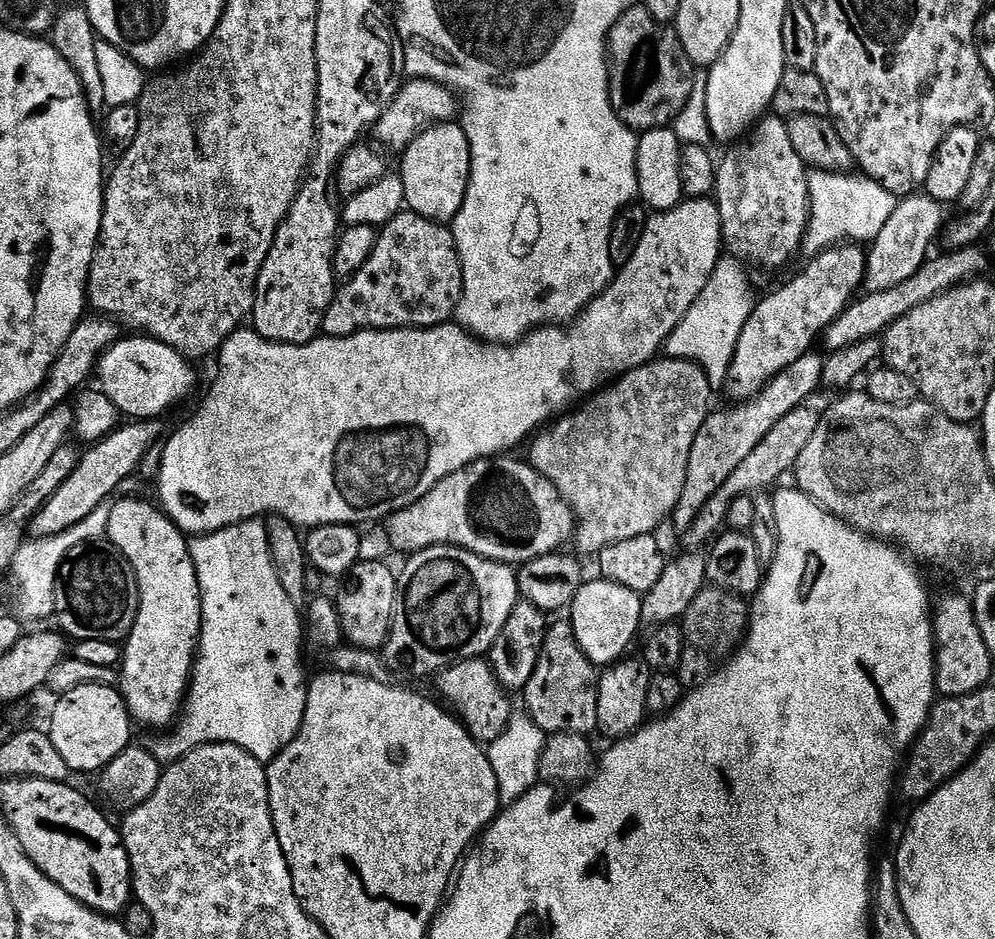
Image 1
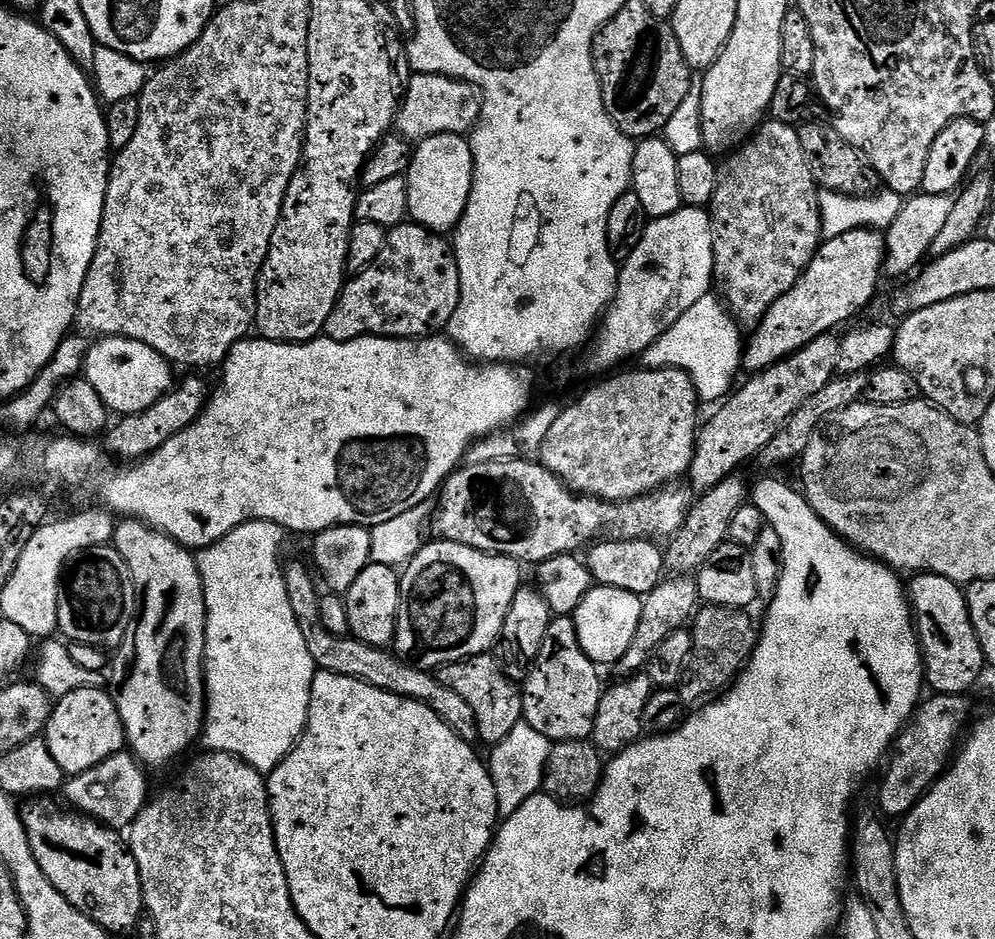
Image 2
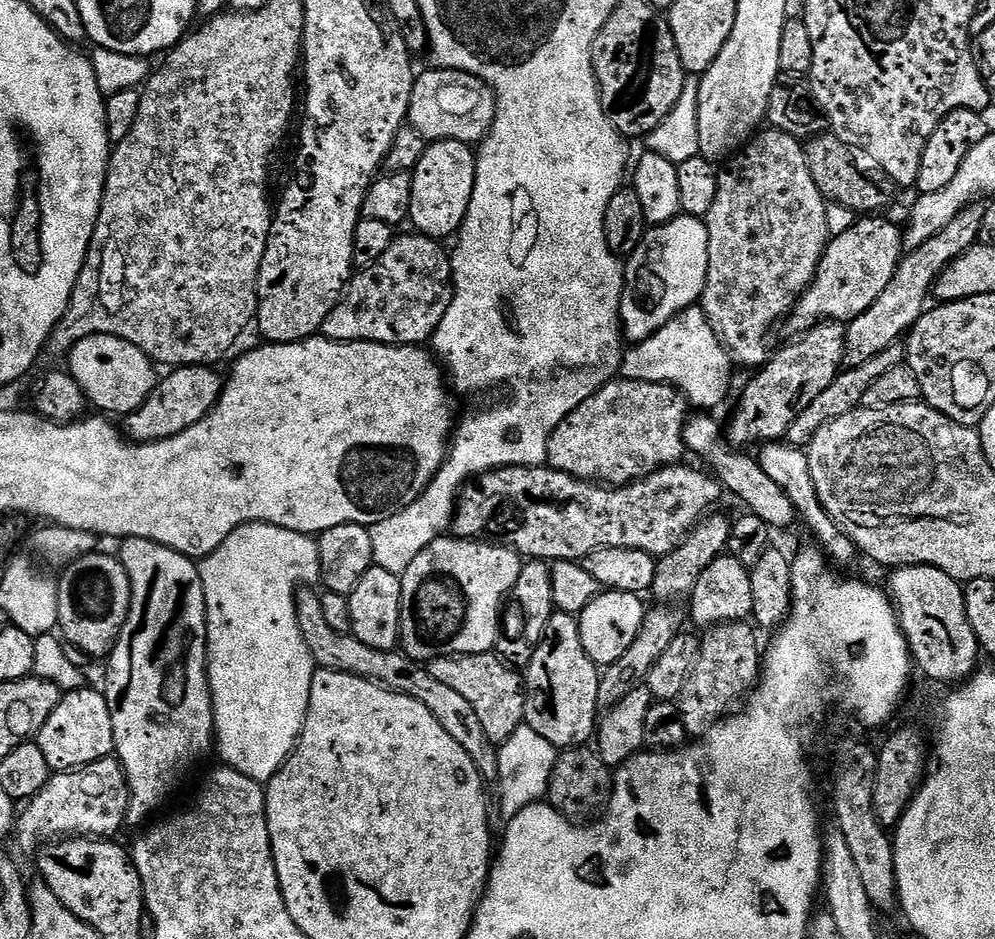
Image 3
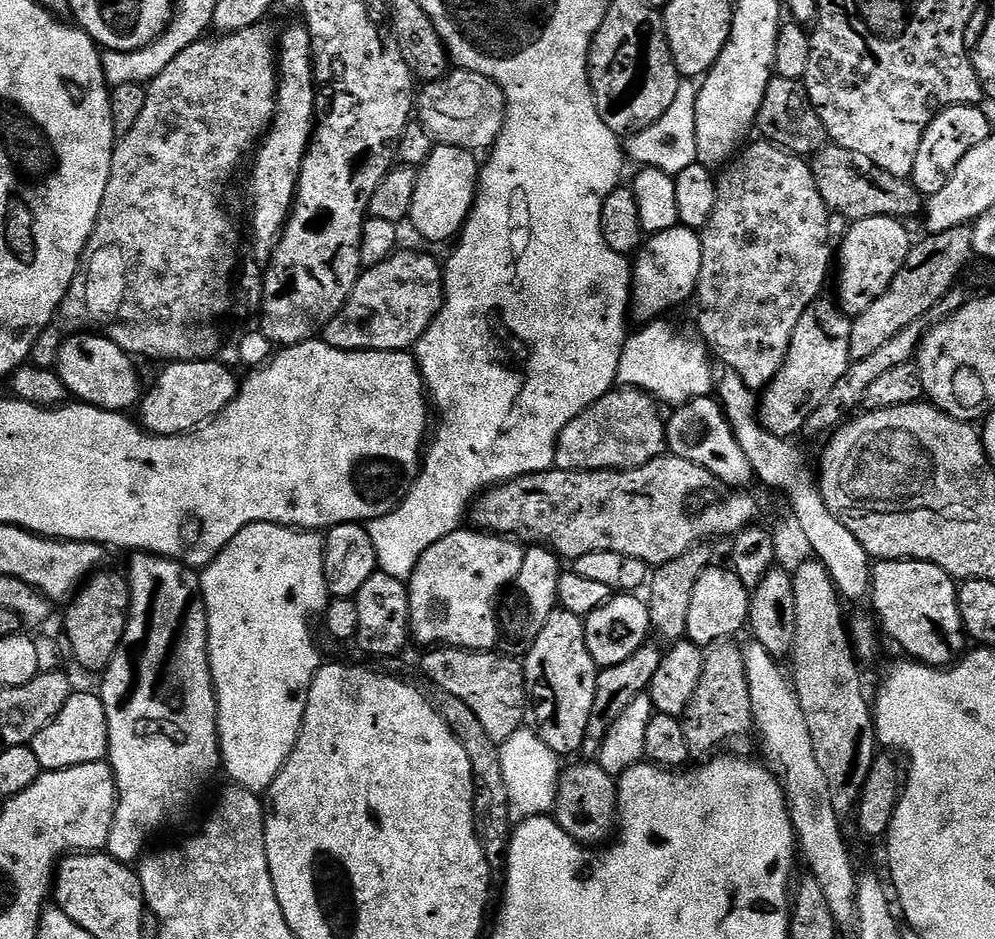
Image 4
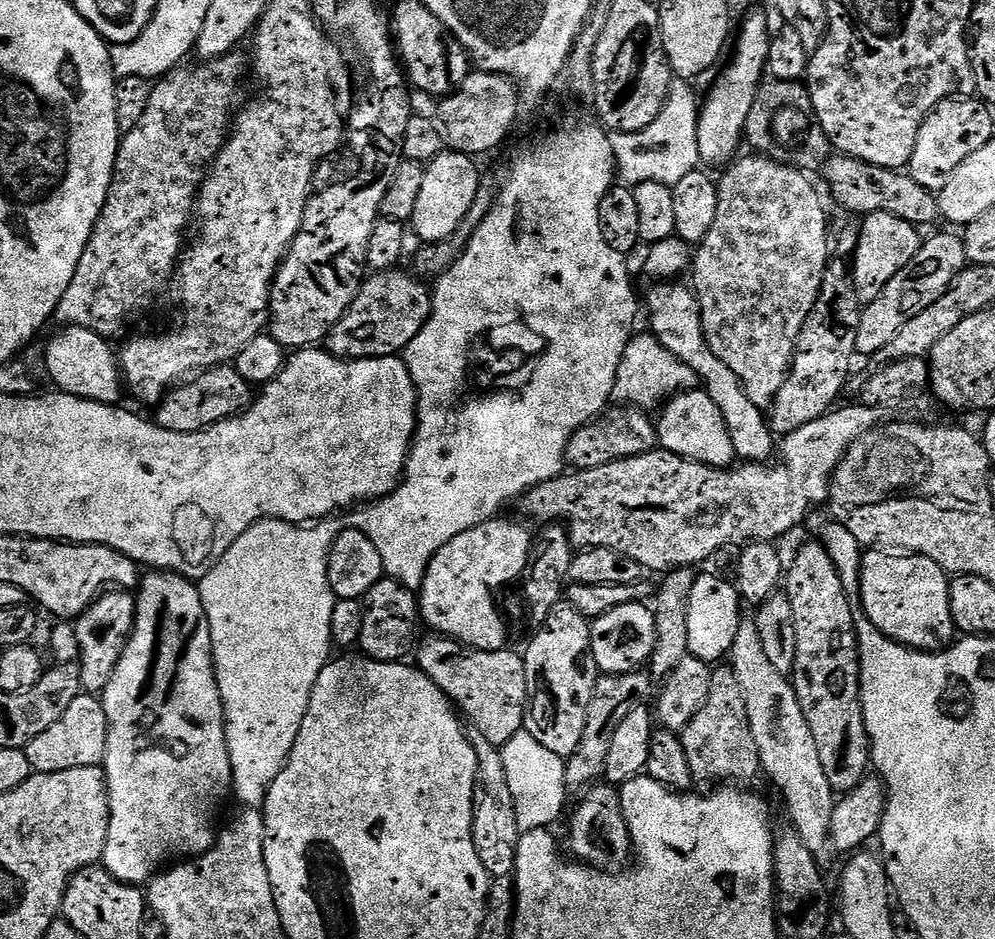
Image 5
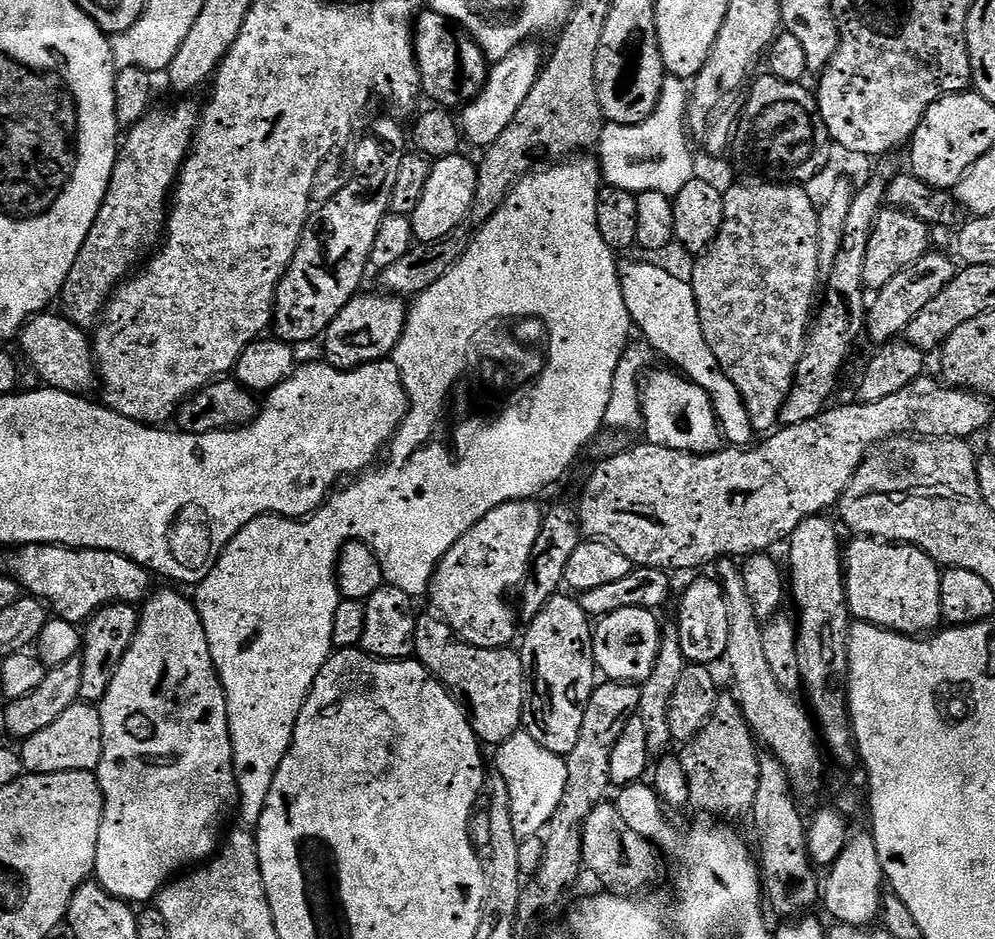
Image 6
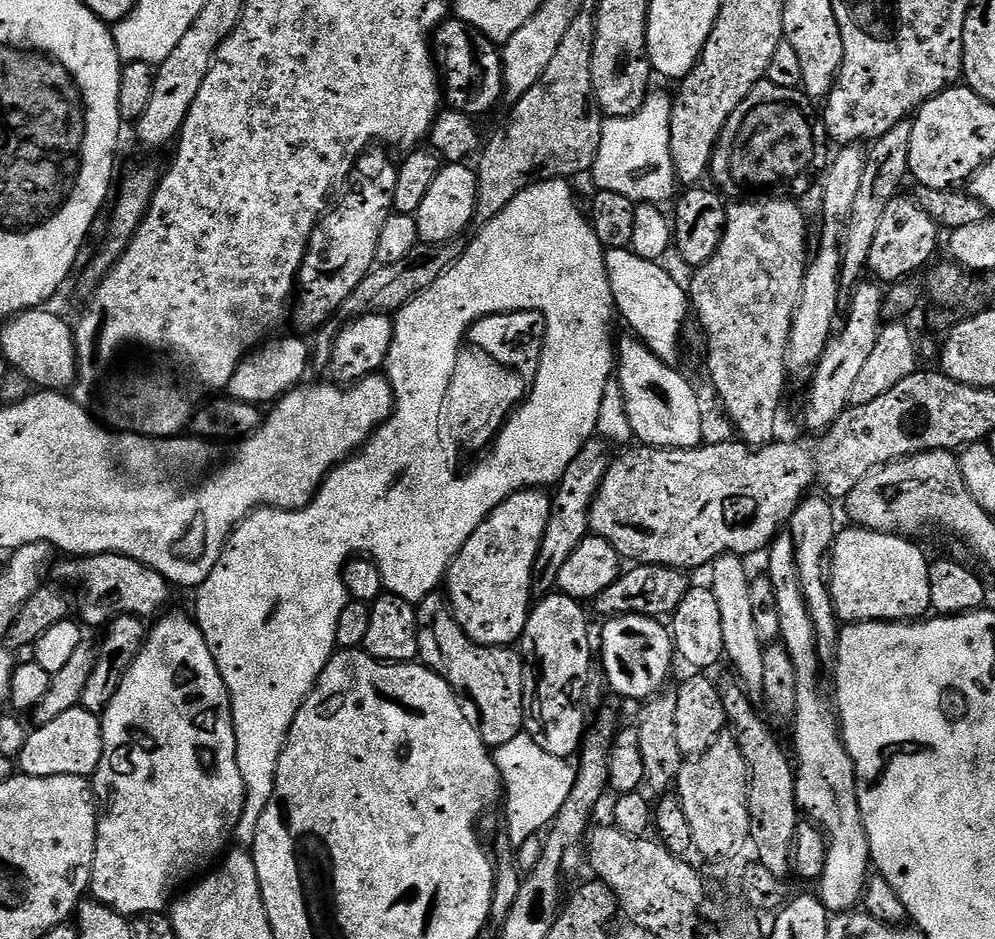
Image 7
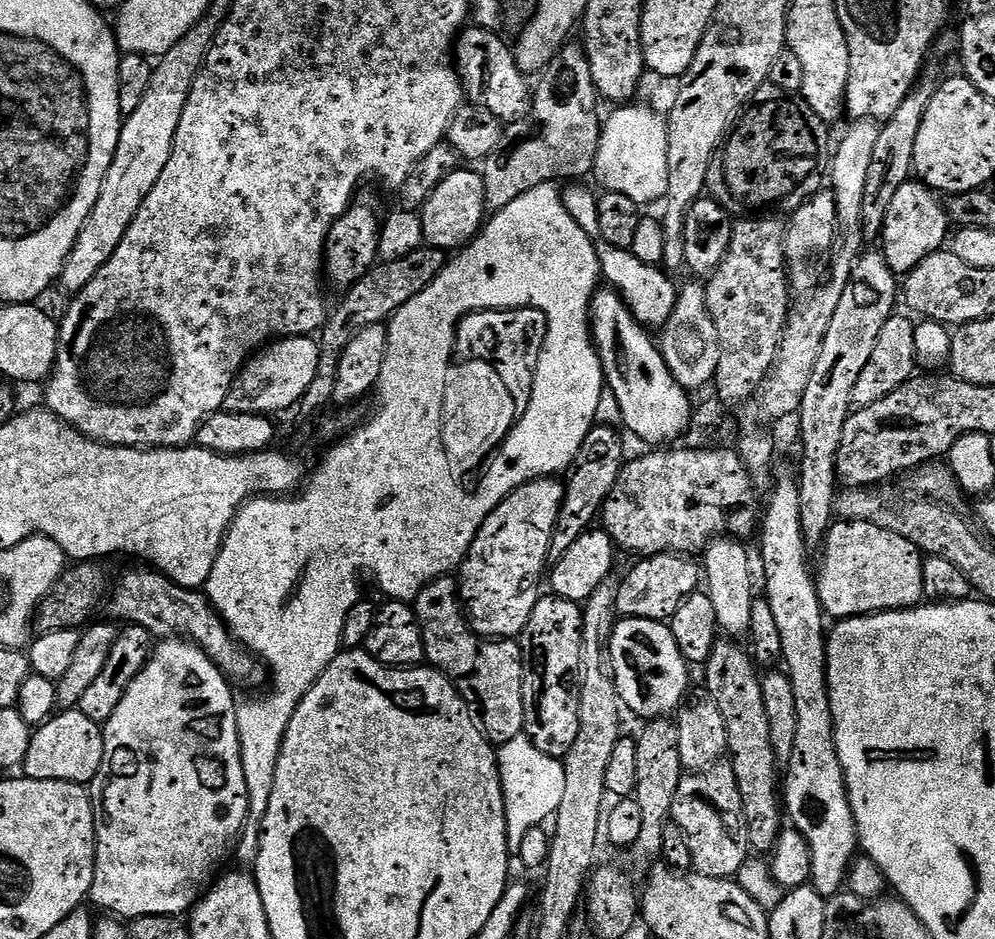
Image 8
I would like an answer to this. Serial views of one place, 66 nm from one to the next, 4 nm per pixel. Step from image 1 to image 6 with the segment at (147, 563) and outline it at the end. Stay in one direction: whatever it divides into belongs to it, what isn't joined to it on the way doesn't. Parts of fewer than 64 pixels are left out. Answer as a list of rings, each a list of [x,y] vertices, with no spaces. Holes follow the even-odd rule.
[[[164,587],[168,588],[162,589],[161,592],[153,591],[148,599],[143,601],[142,607],[139,609],[140,625],[134,634],[134,642],[130,646],[130,650],[126,650],[126,654],[106,690],[104,699],[98,705],[102,718],[102,734],[104,735],[102,762],[98,769],[100,789],[104,795],[104,809],[98,830],[98,854],[96,855],[94,876],[109,894],[118,897],[119,900],[127,900],[136,906],[155,901],[159,897],[160,889],[173,877],[193,866],[203,865],[205,861],[215,856],[222,843],[222,833],[225,831],[224,823],[227,822],[231,812],[233,815],[238,804],[236,775],[232,765],[232,739],[228,729],[226,694],[210,658],[210,646],[206,642],[206,630],[202,626],[202,618],[198,614],[195,603],[189,597],[187,600],[182,593],[175,592],[175,590],[180,591],[175,587]]]

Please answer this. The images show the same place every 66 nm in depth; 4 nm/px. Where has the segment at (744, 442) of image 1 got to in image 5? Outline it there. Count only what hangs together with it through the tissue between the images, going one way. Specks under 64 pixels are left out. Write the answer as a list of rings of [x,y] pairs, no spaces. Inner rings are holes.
[[[852,220],[834,236],[834,255],[822,274],[822,290],[814,302],[814,310],[802,326],[802,334],[796,343],[796,355],[792,357],[792,369],[788,372],[782,390],[772,399],[770,425],[777,437],[789,436],[798,426],[814,422],[837,407],[840,391],[850,384],[853,375],[852,359],[857,359],[858,318],[861,303],[854,290],[854,278],[849,264],[856,254],[861,221]]]

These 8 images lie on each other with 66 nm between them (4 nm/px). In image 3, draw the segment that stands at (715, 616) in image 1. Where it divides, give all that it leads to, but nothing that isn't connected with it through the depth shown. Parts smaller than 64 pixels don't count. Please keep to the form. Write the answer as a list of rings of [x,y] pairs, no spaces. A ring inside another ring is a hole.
[[[736,620],[733,624],[717,624],[703,633],[700,653],[692,667],[690,678],[676,701],[687,735],[699,738],[709,731],[717,721],[745,703],[746,697],[756,687],[762,671],[762,644],[757,629],[751,623]]]

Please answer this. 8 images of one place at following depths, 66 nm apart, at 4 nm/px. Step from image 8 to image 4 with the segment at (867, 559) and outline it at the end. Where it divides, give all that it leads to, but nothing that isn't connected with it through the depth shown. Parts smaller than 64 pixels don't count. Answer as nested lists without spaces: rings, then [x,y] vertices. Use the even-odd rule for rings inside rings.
[[[881,560],[879,562],[873,563],[871,565],[871,572],[872,572],[872,580],[871,580],[871,593],[870,593],[870,603],[872,602],[872,608],[874,611],[876,611],[875,619],[878,621],[880,619],[880,624],[882,627],[884,627],[884,632],[886,635],[889,636],[890,639],[893,640],[894,643],[897,644],[898,647],[901,648],[904,652],[909,652],[911,659],[913,661],[919,662],[921,665],[927,666],[929,668],[947,668],[953,664],[956,663],[957,660],[960,659],[961,656],[965,655],[966,647],[964,648],[964,640],[966,641],[966,633],[964,630],[964,623],[962,622],[962,614],[960,613],[960,607],[958,606],[958,584],[957,581],[950,575],[946,574],[946,570],[942,570],[938,566],[934,566],[930,562],[922,562],[921,560]]]

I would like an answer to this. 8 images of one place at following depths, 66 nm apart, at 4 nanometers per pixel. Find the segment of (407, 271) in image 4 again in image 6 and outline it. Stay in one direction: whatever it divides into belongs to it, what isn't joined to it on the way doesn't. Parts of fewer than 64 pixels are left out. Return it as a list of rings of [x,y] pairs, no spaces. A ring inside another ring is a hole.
[[[391,294],[364,295],[356,295],[340,311],[338,318],[330,322],[322,337],[323,359],[330,366],[340,368],[344,372],[349,372],[352,368],[361,368],[363,364],[389,359],[395,352],[408,321],[409,305],[401,297]]]

